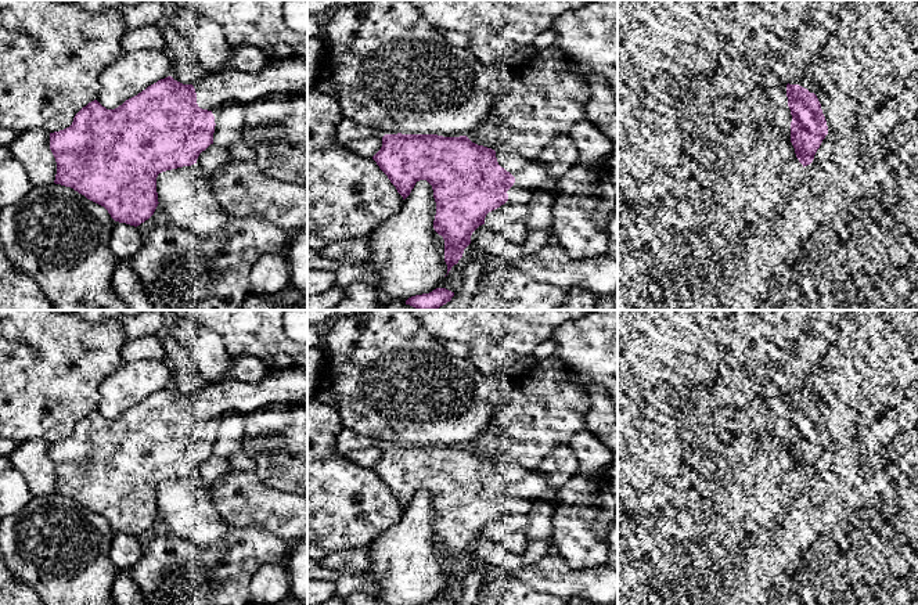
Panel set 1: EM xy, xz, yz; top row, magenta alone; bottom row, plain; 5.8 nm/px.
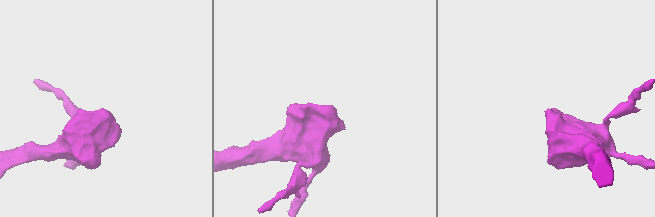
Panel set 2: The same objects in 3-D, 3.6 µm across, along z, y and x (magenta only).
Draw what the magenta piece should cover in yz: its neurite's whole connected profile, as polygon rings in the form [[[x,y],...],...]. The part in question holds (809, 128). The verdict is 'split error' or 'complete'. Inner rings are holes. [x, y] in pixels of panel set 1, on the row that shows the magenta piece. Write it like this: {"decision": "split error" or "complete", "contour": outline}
{"decision": "split error", "contour": [[[788,79],[788,107],[791,109],[791,143],[796,158],[804,166],[814,159],[817,150],[828,134],[828,126],[821,109],[822,93],[811,82]]]}

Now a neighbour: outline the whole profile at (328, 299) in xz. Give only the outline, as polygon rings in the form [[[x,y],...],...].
[[[335,284],[328,291],[324,291],[314,296],[307,296],[307,310],[332,310],[345,298],[345,289]]]

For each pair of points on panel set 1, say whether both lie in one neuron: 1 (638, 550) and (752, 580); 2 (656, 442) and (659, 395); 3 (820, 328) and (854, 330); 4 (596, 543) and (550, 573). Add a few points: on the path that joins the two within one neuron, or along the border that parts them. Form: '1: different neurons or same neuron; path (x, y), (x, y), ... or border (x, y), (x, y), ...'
1: different neurons; border (654, 535), (654, 546), (641, 557), (632, 560)
2: same neuron; path (656, 431), (656, 406)
3: different neurons; border (841, 324), (834, 339)
4: different neurons; border (555, 553), (573, 568), (598, 566)

